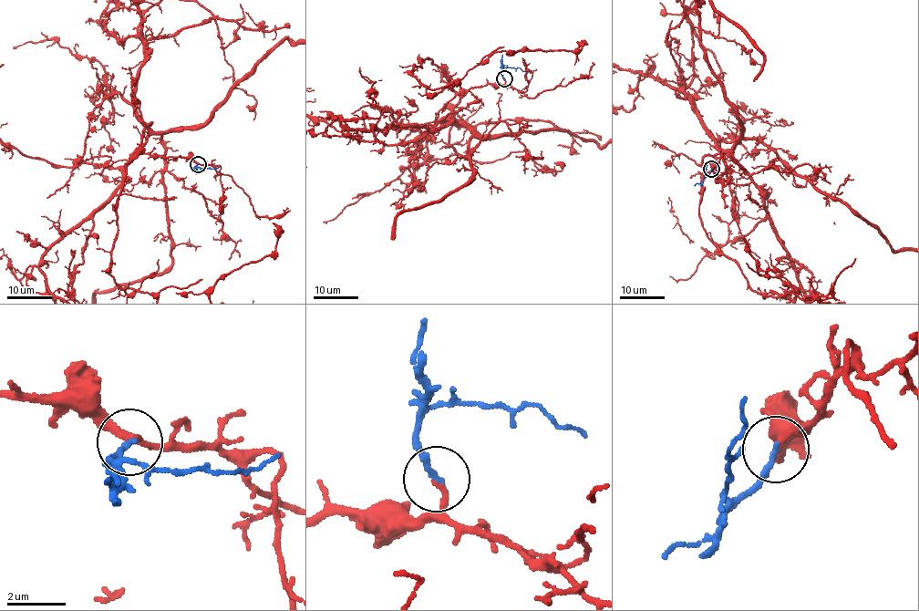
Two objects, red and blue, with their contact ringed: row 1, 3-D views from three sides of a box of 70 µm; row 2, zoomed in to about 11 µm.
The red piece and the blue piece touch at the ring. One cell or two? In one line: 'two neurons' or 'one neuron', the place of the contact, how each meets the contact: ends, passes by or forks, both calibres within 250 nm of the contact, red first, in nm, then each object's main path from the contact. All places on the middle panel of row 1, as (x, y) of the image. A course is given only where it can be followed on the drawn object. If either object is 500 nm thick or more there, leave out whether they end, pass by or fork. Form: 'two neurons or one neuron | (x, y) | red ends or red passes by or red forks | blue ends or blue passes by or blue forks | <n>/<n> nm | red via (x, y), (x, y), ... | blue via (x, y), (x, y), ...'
one neuron | (504, 78) | red ends | blue ends | 170/200 nm | blue via (503, 78), (501, 70), (506, 67), (520, 67), (527, 72)

